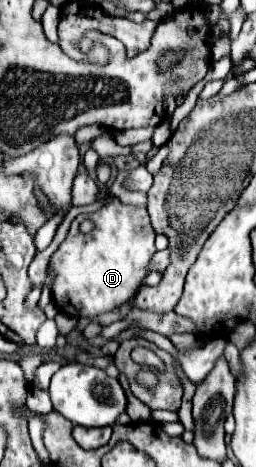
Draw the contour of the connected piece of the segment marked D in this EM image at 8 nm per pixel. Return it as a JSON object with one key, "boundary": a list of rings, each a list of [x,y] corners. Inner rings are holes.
{"boundary":[[[110,198],[92,214],[76,216],[66,240],[50,258],[56,274],[52,294],[58,310],[68,316],[96,320],[98,314],[126,304],[138,292],[148,274],[150,258],[156,252],[154,236],[146,206],[124,204],[118,198]],[[84,220],[94,222],[94,230],[90,234],[80,232],[80,224]]]}

